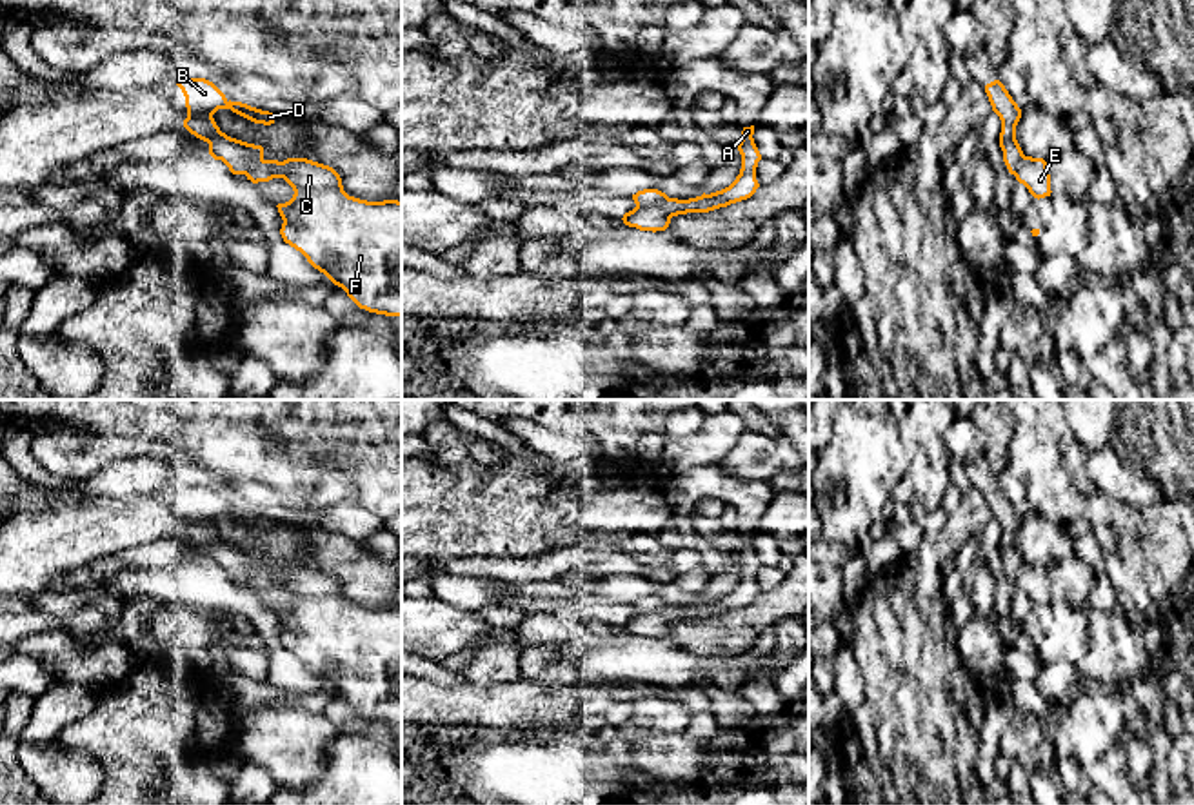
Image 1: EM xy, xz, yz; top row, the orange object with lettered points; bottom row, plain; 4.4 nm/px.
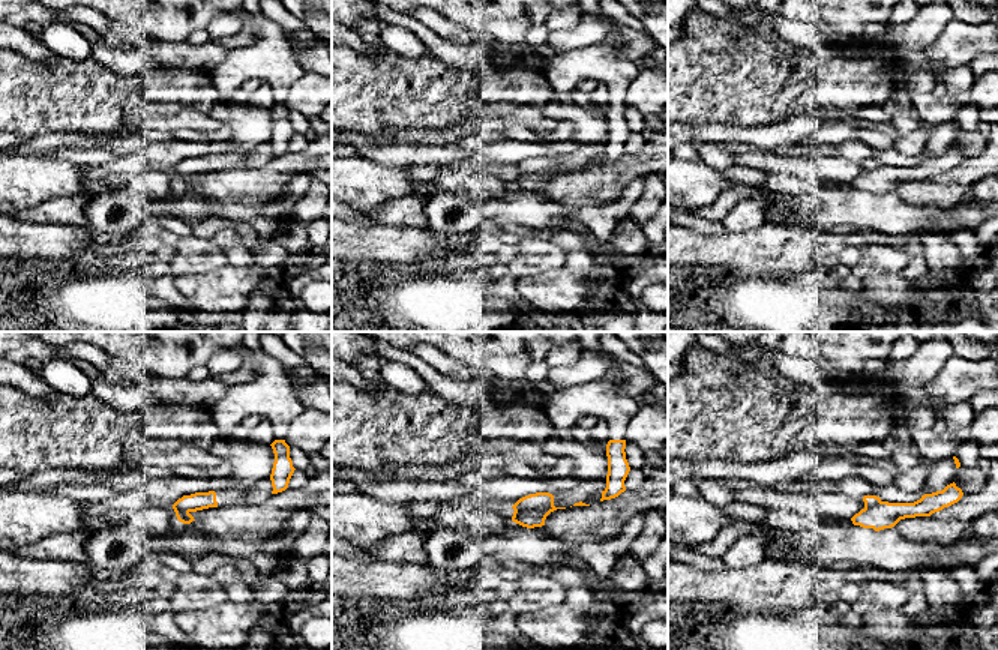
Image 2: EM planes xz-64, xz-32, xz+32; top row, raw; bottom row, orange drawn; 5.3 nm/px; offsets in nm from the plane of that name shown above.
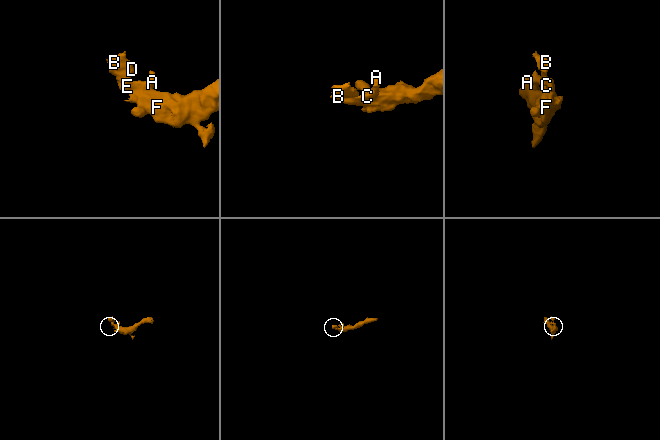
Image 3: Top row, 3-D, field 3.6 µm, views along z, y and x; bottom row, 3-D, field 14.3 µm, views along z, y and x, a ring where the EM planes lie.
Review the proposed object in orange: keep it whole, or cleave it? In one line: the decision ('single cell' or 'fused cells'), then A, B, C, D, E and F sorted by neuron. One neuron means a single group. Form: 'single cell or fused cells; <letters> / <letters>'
fused cells; A C E F / B D

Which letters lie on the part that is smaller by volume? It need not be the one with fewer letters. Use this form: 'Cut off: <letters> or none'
Cut off: B, D

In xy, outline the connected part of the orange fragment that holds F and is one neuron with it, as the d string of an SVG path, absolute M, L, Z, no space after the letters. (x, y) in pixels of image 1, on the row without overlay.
M307 565L260 567L247 574L245 583L253 591L284 585L294 598L289 609L276 612L284 627L280 636L284 649L300 658L334 692L342 694L360 716L402 723L402 609L367 609L349 603L333 574Z

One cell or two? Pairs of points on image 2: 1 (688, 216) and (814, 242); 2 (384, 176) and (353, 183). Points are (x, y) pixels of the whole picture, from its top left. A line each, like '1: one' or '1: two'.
1: two
2: one

